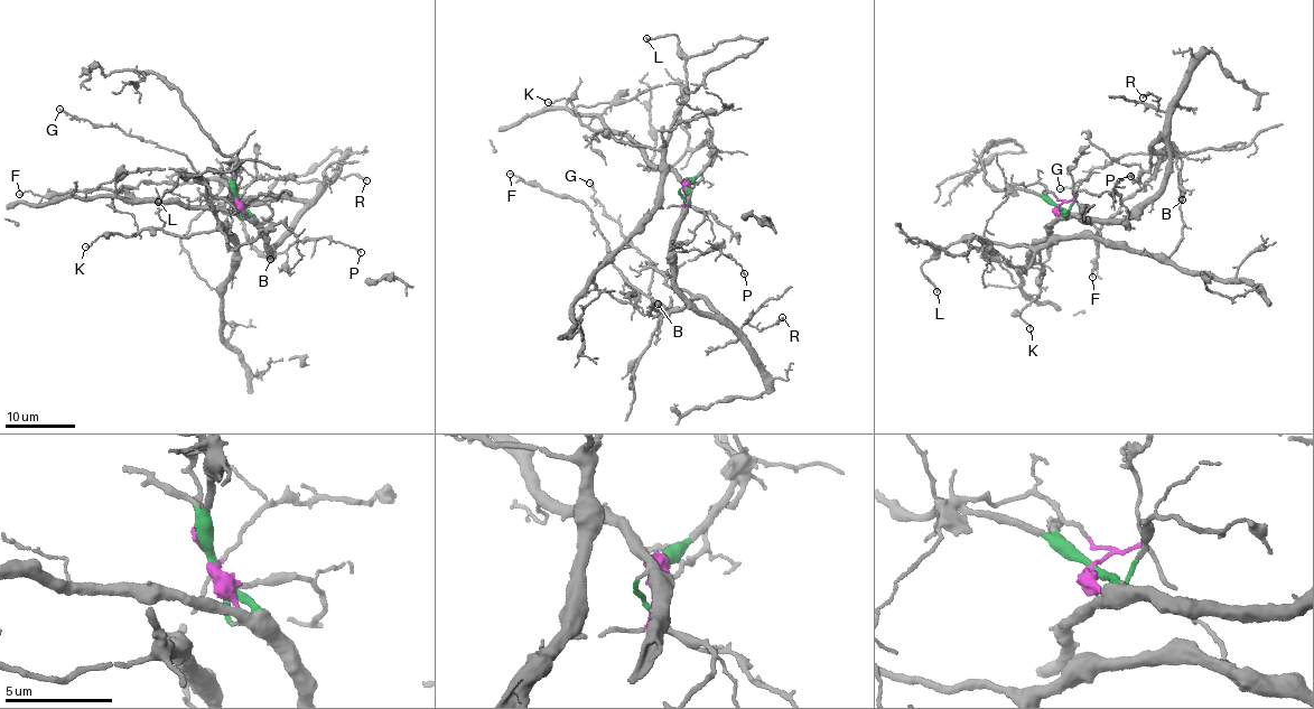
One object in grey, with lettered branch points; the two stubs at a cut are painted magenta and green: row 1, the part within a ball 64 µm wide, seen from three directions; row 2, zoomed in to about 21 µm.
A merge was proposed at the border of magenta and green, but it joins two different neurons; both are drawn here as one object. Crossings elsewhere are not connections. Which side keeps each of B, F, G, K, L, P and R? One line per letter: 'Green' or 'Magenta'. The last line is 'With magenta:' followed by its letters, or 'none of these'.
B: Green
F: Green
G: Green
K: Magenta
L: Magenta
P: Green
R: Green
With magenta: K, L

